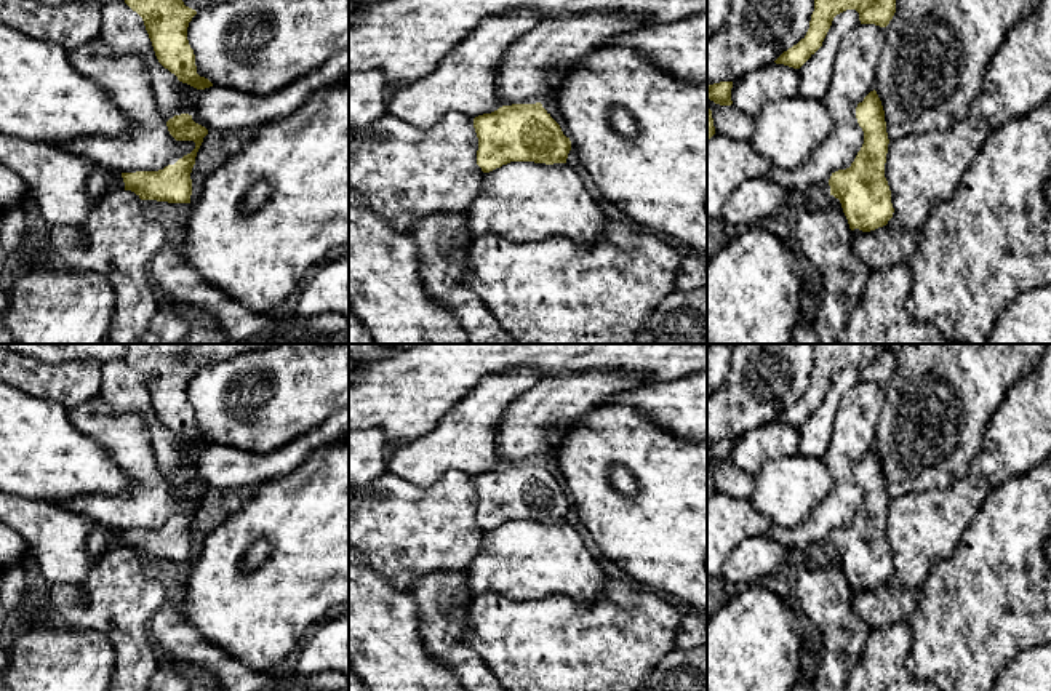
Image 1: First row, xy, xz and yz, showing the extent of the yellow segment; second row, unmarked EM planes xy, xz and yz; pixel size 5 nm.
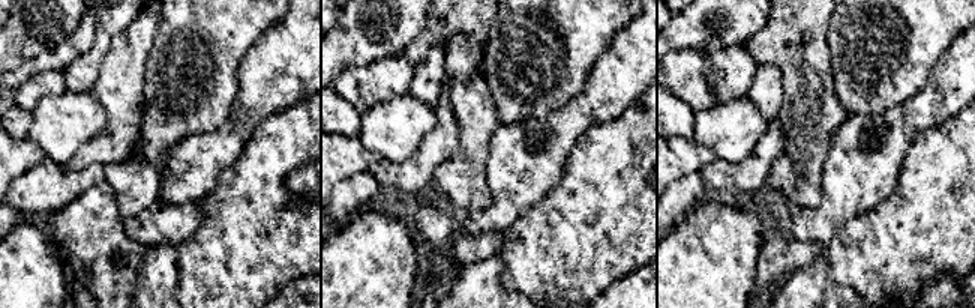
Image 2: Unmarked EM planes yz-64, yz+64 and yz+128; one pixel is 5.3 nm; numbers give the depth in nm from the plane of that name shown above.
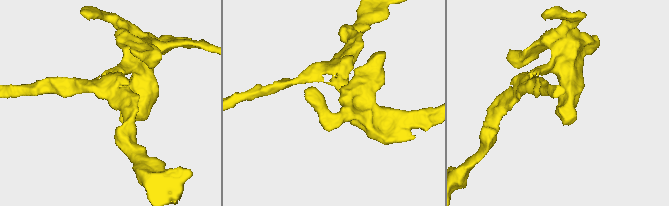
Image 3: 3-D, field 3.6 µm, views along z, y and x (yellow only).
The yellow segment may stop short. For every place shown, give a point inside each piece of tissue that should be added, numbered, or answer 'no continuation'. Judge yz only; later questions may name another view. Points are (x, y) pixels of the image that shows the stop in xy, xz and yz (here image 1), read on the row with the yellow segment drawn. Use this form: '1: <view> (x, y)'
no continuation

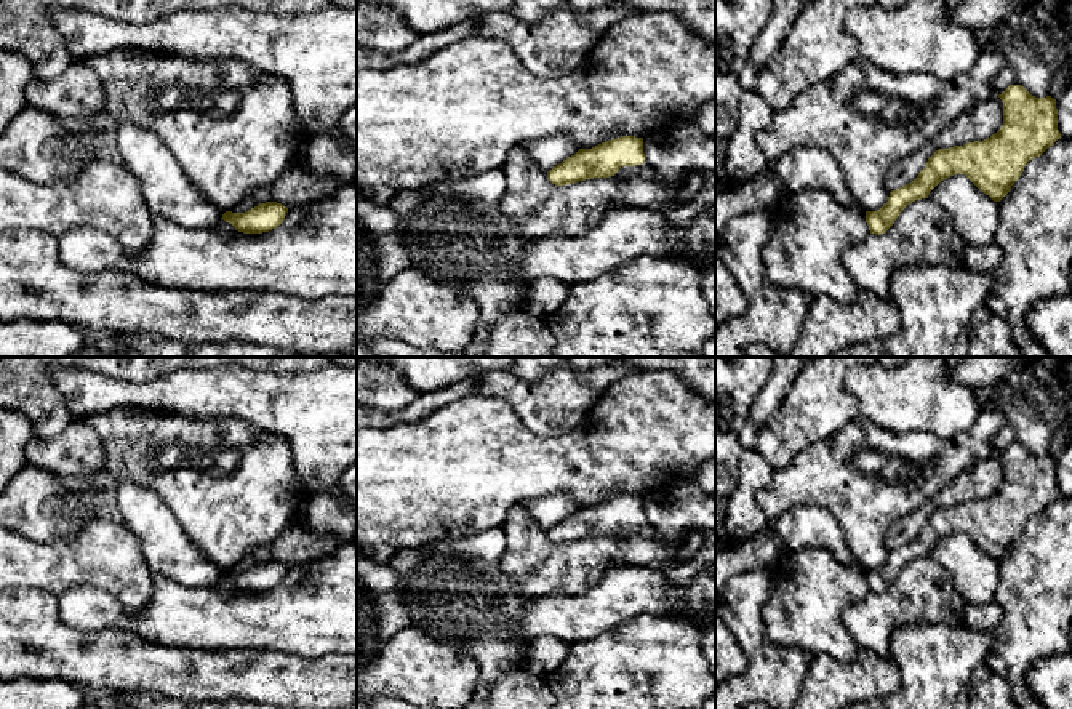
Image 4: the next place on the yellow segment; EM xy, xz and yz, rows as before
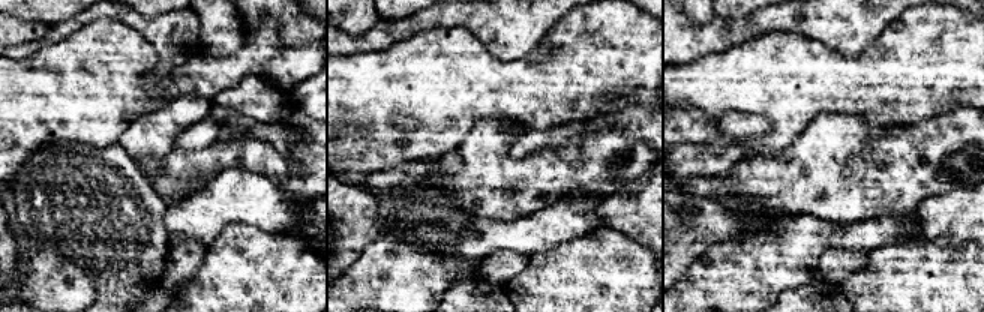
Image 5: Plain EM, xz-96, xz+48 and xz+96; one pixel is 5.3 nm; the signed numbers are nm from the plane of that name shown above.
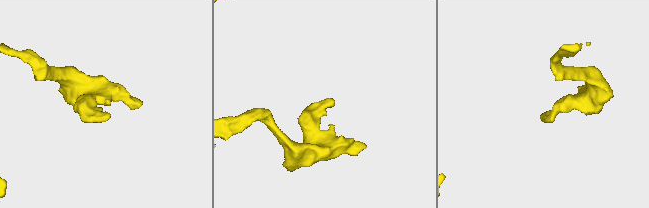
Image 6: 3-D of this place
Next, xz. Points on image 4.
1: xz (644, 170)

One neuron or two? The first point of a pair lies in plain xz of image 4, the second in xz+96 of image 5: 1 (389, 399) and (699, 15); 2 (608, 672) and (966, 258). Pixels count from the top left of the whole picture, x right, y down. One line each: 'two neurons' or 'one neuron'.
1: one neuron
2: one neuron

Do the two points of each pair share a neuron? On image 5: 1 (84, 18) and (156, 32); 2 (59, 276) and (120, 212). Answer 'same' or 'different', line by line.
1: same
2: different

